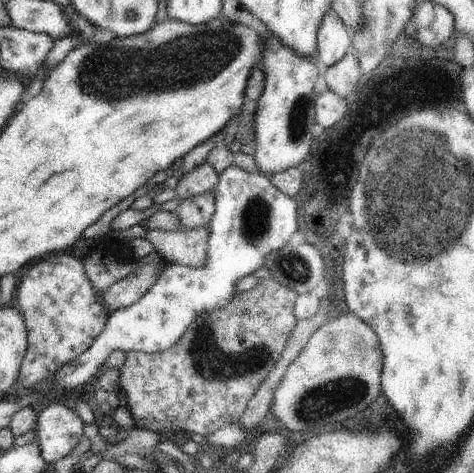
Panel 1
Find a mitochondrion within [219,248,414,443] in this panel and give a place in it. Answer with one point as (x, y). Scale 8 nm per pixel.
(332, 395)

